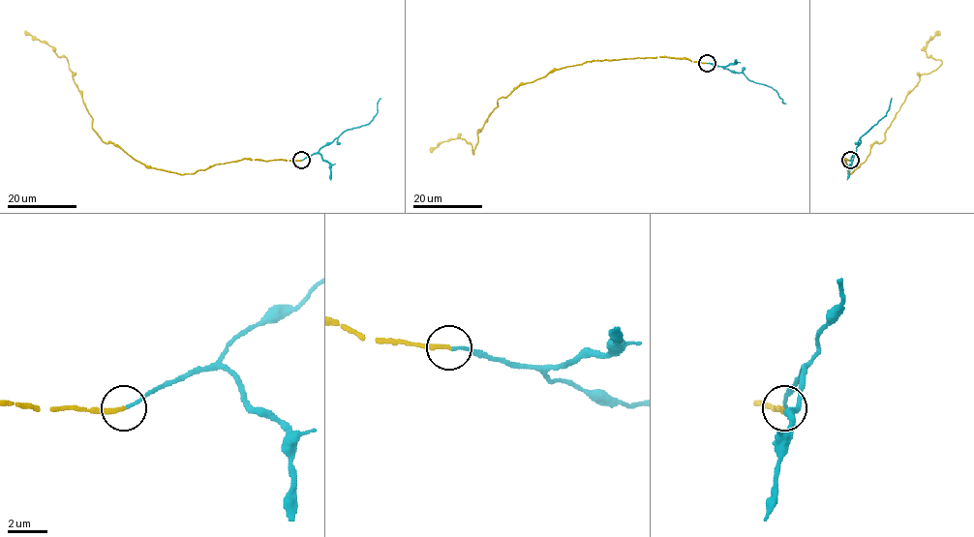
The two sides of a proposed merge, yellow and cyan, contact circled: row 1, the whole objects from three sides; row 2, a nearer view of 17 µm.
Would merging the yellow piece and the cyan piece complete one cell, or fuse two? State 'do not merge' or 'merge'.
merge

